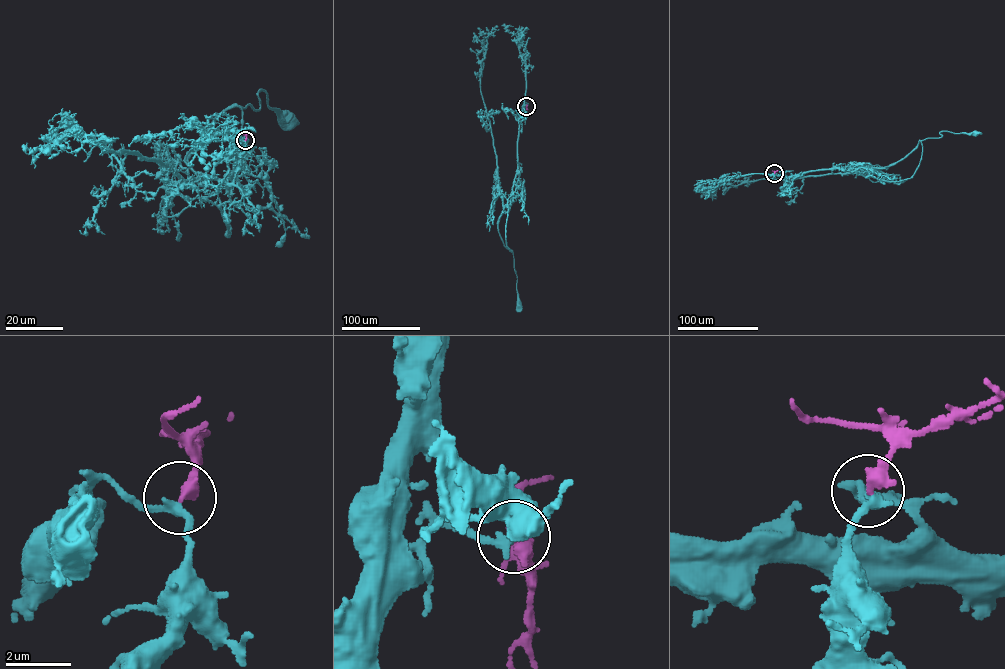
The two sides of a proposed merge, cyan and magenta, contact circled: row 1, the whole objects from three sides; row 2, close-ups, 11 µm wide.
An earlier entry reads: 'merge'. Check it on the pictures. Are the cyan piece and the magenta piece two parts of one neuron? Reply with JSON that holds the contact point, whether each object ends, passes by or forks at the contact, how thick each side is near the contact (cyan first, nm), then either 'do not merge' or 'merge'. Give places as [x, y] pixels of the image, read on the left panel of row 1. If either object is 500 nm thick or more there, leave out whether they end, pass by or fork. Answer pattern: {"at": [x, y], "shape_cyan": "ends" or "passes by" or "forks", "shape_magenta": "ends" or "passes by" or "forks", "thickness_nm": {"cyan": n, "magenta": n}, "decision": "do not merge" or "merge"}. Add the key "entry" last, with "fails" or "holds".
{"at": [245, 140], "shape_cyan": "passes by", "shape_magenta": "ends", "thickness_nm": {"cyan": 240, "magenta": 400}, "decision": "do not merge", "entry": "fails"}

